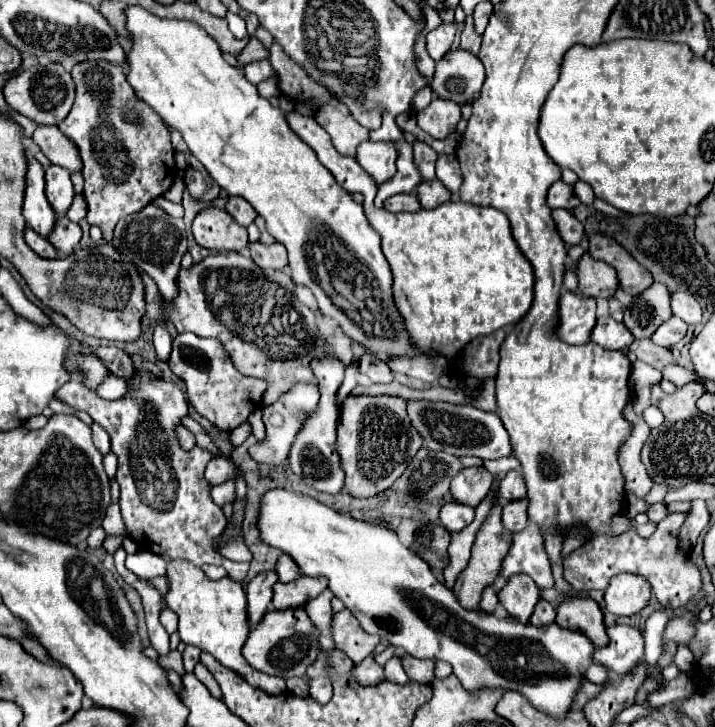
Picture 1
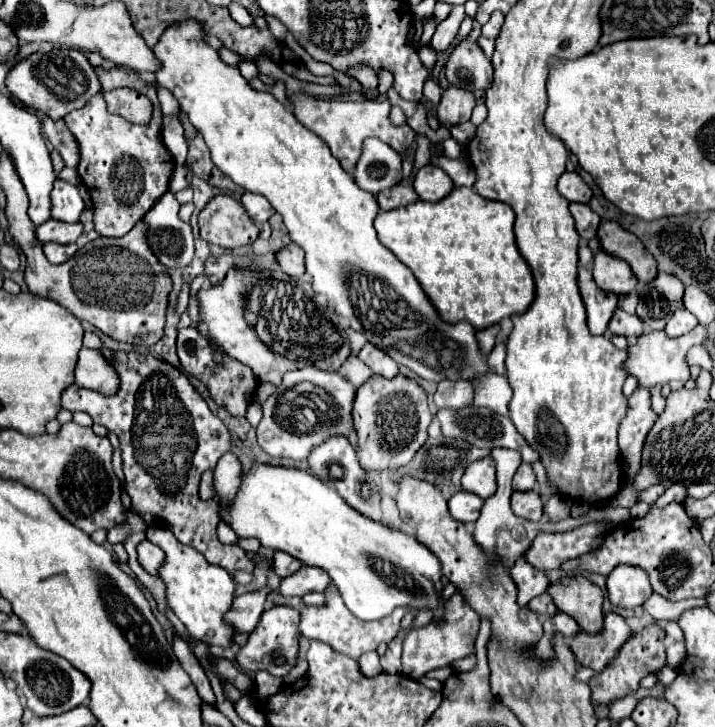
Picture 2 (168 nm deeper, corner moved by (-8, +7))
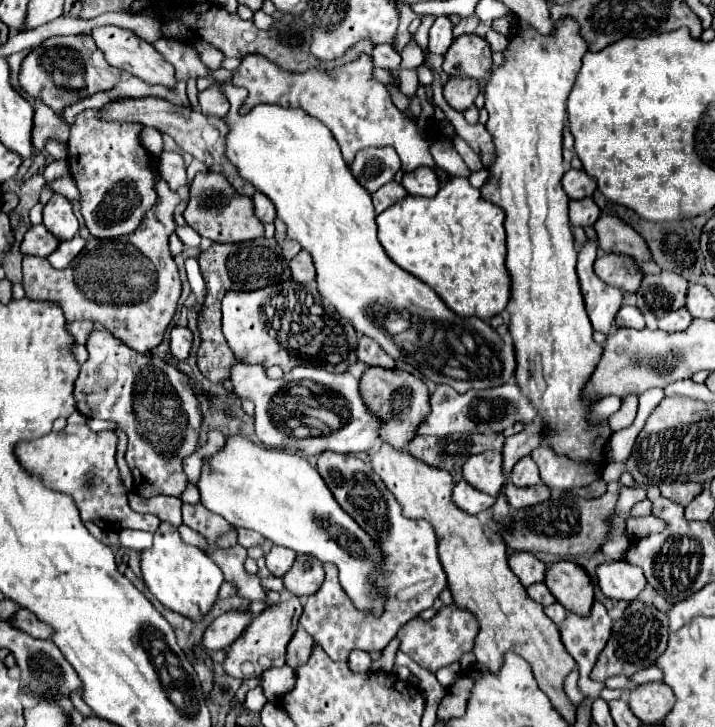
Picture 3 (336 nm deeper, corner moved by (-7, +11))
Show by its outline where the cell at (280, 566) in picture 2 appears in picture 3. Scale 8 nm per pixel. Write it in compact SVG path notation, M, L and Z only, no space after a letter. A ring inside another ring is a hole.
M272 545L264 559L266 559L268 571L270 571L274 577L282 577L282 575L288 573L288 569L292 567L292 563L294 563L294 559L296 559L296 553L294 553L292 549Z

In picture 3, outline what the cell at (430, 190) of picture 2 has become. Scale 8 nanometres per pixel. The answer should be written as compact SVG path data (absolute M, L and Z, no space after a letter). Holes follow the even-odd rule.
M420 167L412 173L404 173L402 185L408 191L408 195L422 195L422 197L434 197L440 189L440 181L436 173L428 167Z

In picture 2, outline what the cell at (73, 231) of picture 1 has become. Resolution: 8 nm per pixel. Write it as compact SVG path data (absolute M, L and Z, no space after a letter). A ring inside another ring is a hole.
M49 219L43 225L39 225L35 233L37 233L37 239L41 243L45 243L45 241L75 243L81 237L81 233L83 233L83 225L81 225L81 221L75 221L73 225L69 225L65 221L53 221L53 219Z

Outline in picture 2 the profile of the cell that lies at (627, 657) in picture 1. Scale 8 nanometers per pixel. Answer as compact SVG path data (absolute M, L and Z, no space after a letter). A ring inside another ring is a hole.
M605 613L605 629L601 633L589 635L581 631L571 639L569 647L583 667L601 671L605 665L609 665L609 661L613 661L613 657L617 657L617 649L621 649L629 635L633 635L633 631L621 615Z

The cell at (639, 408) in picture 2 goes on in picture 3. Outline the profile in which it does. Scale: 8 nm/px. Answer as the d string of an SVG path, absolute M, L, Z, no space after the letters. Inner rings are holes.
M628 395L628 397L622 399L622 407L608 419L608 427L612 429L612 433L628 427L634 421L636 407L638 407L638 397L636 395Z

